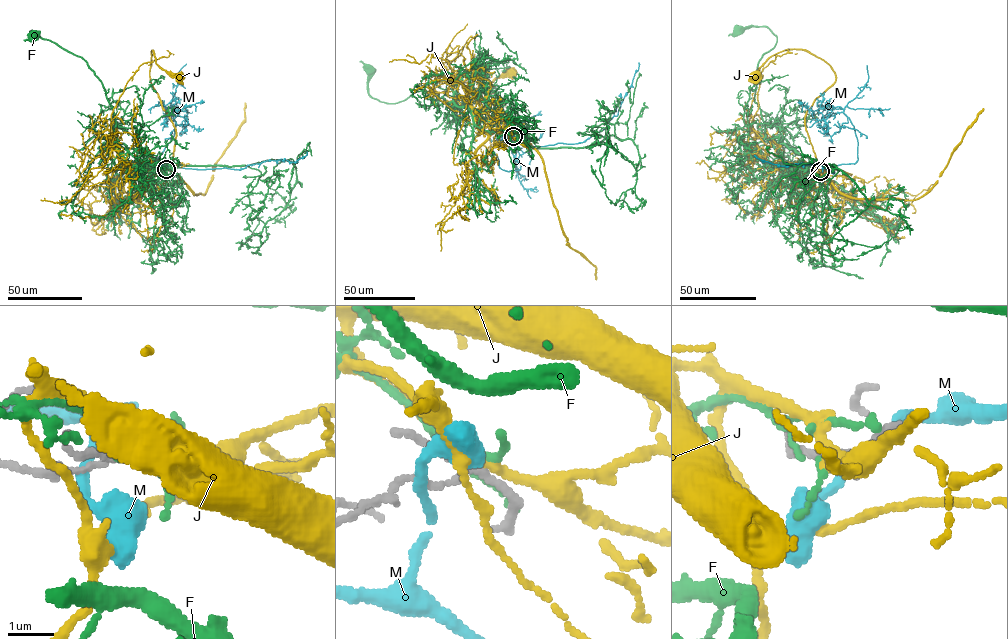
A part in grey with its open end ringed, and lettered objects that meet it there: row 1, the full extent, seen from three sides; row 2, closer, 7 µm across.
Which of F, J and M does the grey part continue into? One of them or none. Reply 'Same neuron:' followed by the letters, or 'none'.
Same neuron: J

